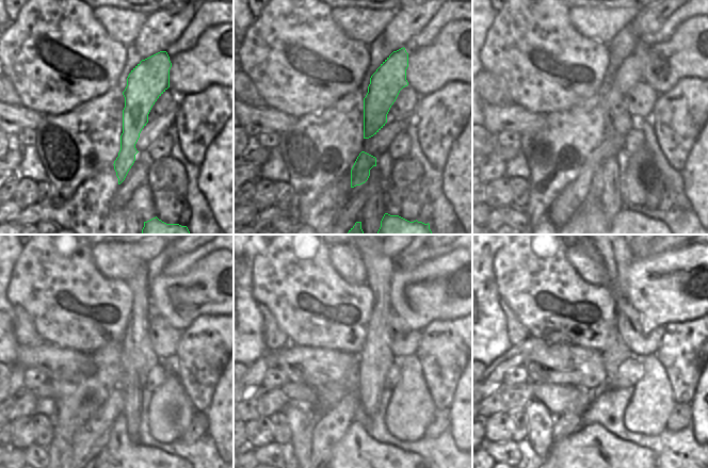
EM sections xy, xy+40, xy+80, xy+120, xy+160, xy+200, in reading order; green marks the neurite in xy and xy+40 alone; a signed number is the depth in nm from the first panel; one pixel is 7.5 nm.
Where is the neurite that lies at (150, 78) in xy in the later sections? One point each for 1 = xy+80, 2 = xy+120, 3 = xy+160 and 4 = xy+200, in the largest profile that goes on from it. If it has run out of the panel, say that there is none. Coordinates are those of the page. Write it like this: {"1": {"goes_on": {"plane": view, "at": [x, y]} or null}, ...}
{"1": {"goes_on": {"plane": "xy+80", "at": [594, 203]}}, "2": {"goes_on": {"plane": "xy+120", "at": [119, 451]}}, "3": {"goes_on": {"plane": "xy+160", "at": [356, 451]}}, "4": {"goes_on": {"plane": "xy+200", "at": [592, 451]}}}

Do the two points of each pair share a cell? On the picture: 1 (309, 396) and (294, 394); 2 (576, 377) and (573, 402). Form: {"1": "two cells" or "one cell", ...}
{"1": "one cell", "2": "two cells"}

